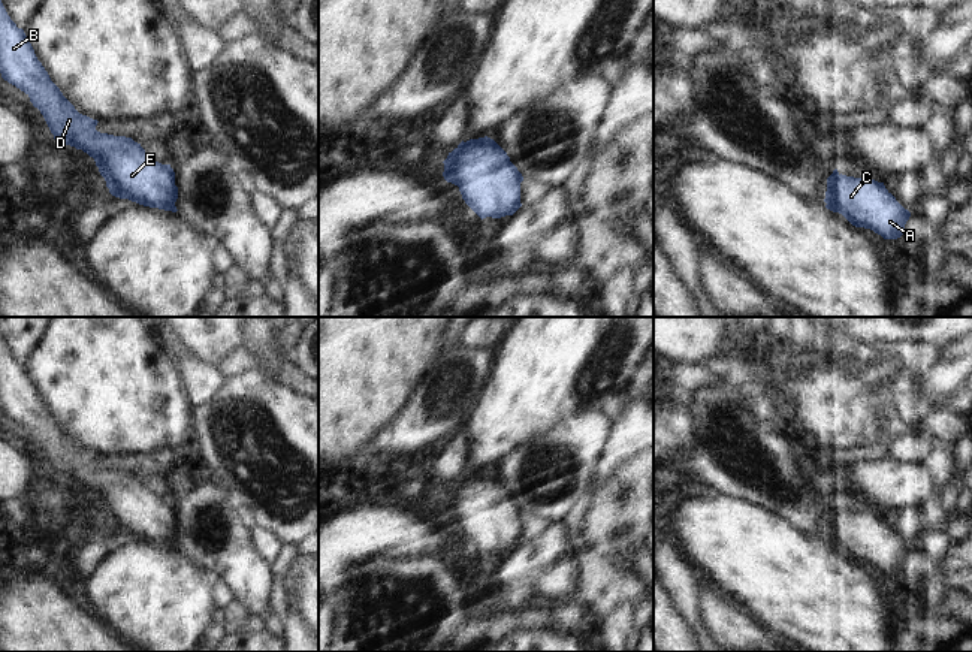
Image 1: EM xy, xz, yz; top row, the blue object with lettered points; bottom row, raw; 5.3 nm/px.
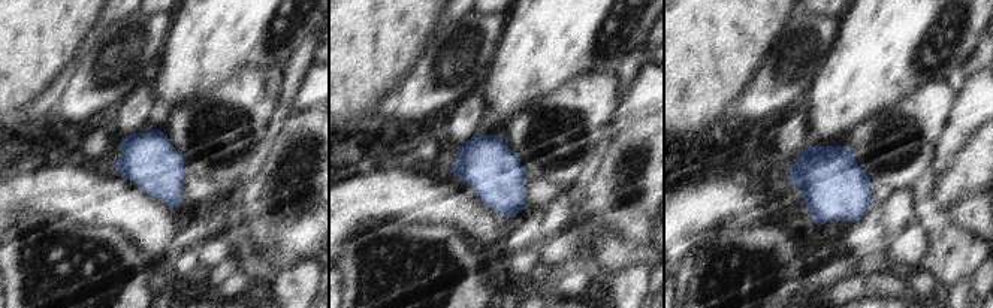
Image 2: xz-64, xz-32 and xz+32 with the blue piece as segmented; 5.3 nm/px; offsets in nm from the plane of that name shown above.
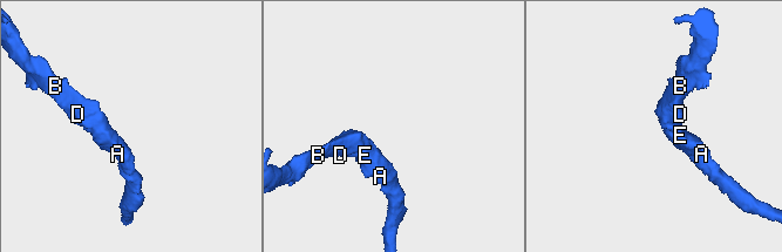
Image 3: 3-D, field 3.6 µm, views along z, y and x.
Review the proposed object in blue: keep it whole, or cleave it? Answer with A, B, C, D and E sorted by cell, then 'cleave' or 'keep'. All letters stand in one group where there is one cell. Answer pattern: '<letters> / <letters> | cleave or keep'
A B C D E | keep

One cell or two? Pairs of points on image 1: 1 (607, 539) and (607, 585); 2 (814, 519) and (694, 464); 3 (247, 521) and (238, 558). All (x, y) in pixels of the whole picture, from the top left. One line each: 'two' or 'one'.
1: two
2: one
3: two

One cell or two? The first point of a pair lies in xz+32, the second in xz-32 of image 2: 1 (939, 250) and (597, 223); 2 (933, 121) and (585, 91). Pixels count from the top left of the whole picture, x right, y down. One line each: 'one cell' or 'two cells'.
1: two cells
2: one cell

